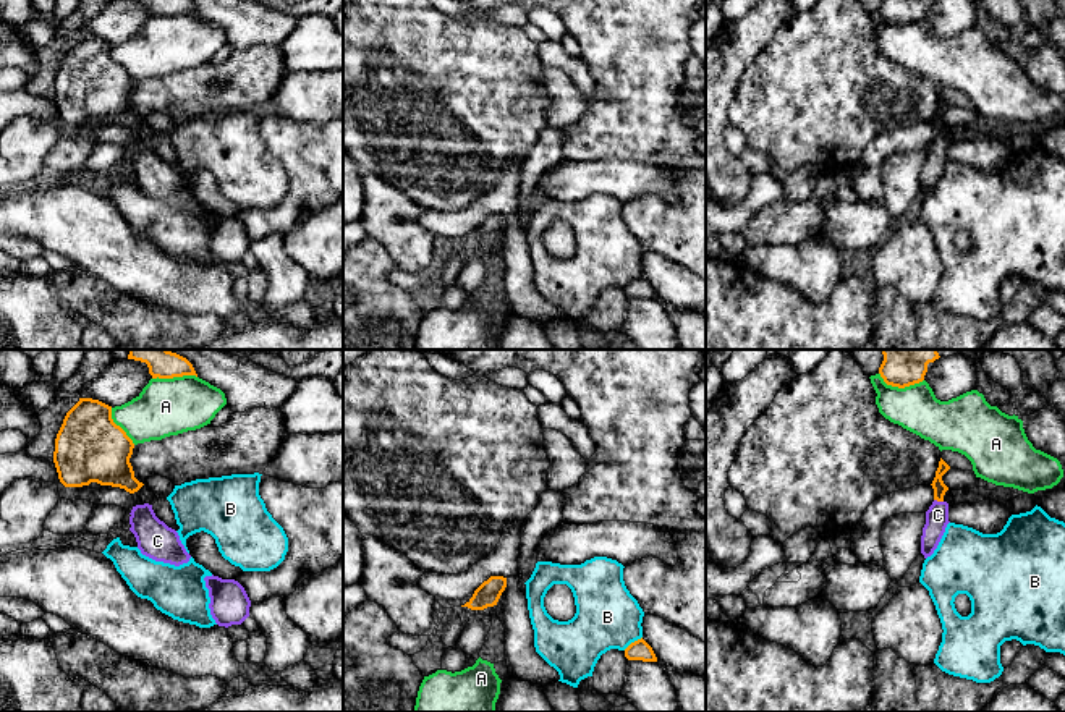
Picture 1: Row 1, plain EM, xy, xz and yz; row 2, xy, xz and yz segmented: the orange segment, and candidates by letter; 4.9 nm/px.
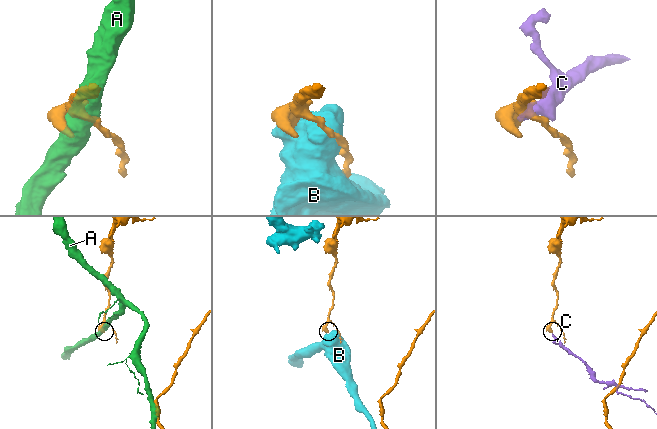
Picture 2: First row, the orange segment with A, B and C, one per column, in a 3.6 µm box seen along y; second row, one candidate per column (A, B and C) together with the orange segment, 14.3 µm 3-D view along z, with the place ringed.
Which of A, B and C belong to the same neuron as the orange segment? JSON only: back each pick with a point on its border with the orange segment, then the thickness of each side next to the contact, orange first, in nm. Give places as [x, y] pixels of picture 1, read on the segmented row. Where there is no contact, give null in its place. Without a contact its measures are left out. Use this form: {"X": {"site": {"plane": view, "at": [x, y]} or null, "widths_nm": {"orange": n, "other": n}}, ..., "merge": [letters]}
{"C": {"site": {"plane": "yz", "at": [939, 500]}, "widths_nm": {"orange": 70, "other": 110}}, "merge": ["C"]}

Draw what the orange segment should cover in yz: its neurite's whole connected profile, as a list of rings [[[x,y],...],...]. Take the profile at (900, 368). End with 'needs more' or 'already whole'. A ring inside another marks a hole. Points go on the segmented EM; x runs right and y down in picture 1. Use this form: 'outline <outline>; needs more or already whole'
outline [[[882,350],[879,374],[887,385],[905,388],[924,380],[927,364],[939,359],[937,350]]]; already whole

